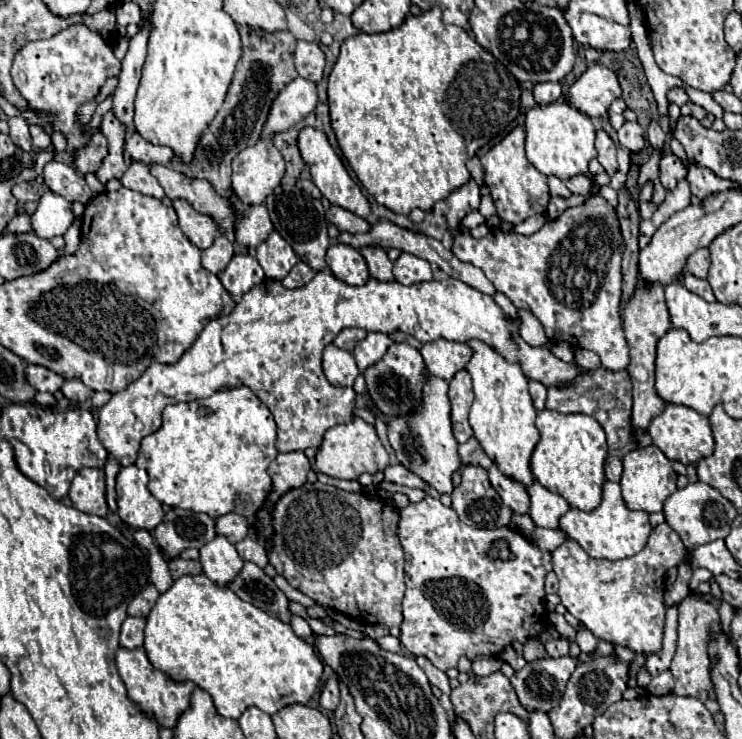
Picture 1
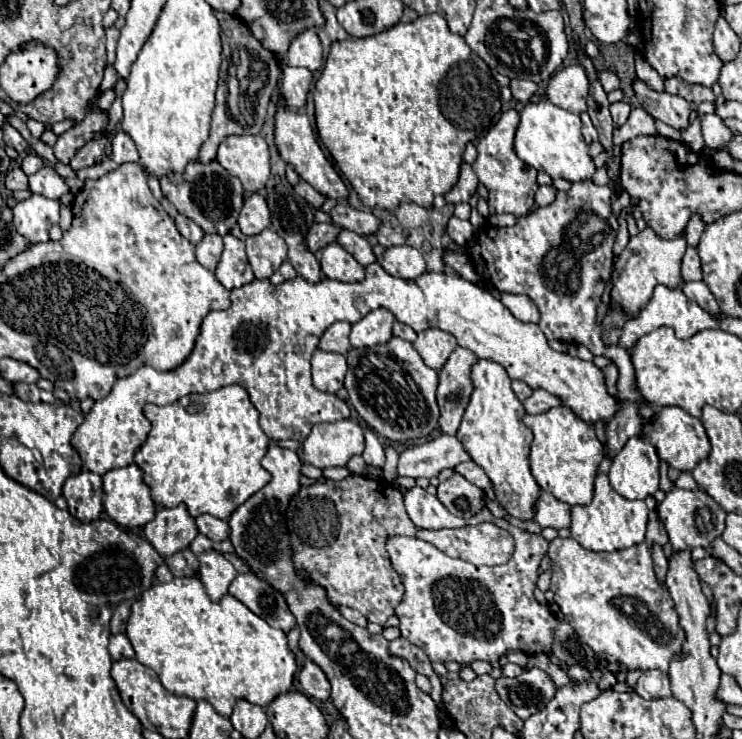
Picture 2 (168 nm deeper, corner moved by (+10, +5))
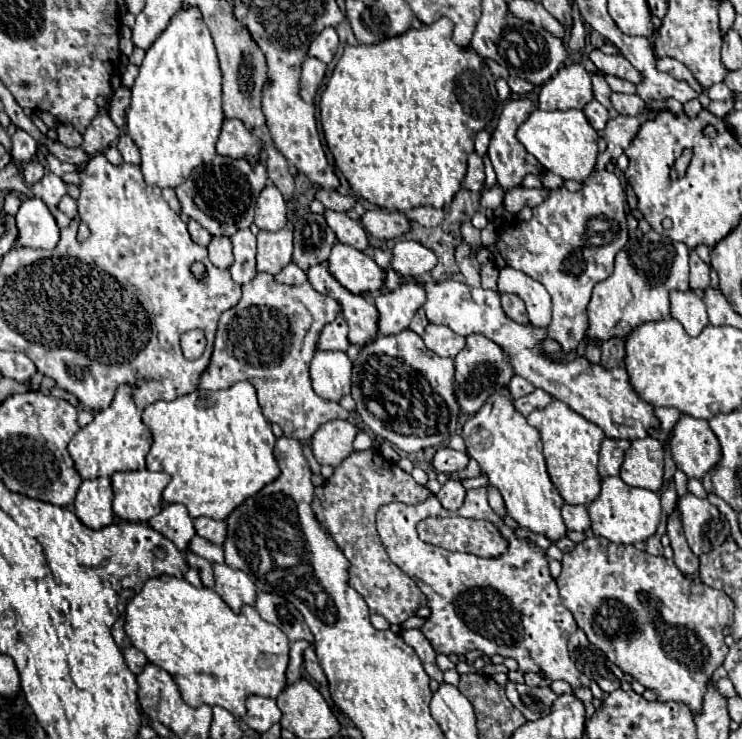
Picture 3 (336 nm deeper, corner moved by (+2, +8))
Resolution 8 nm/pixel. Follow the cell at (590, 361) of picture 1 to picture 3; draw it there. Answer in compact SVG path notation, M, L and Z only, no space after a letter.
M674 290L670 294L670 304L672 304L672 310L670 310L672 318L676 318L690 336L698 336L708 326L706 306L696 292Z

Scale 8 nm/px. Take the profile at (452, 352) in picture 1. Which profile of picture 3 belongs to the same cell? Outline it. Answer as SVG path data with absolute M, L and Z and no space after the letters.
M428 324L422 340L424 340L426 348L436 352L438 356L452 356L452 358L466 344L466 340L462 336L454 334L448 326L438 326L438 324Z

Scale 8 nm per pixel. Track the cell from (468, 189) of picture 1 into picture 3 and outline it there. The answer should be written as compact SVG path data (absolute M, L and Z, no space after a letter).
M472 152L468 156L468 172L466 172L466 178L464 178L464 188L466 190L482 190L484 186L484 164L482 164L482 158Z

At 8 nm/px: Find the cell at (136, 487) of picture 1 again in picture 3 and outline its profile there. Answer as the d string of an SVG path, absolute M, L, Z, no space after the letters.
M116 472L112 476L114 514L130 522L148 522L162 510L162 490L168 482L166 472Z

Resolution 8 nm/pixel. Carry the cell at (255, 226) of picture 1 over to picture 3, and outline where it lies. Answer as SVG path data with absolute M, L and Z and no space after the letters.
M268 184L256 202L256 218L254 224L260 230L268 230L268 232L278 232L286 226L286 202L280 194L280 190L274 184Z

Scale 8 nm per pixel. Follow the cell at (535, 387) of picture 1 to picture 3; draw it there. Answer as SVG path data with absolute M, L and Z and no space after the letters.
M514 376L512 382L510 382L510 394L512 394L512 398L522 398L522 396L530 394L532 390L534 390L534 386L526 378L522 378L522 376Z

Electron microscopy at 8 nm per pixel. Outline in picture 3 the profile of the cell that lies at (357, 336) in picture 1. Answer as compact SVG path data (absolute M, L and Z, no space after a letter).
M336 316L332 322L328 322L316 342L316 350L342 350L346 352L350 348L350 342L346 338L346 322L342 322L342 316Z

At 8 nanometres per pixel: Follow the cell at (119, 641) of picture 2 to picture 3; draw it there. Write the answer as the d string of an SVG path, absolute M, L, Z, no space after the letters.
M134 646L128 648L128 650L124 650L124 658L126 658L128 668L130 668L134 674L140 674L142 668L148 664L148 658L146 658L140 650L136 650Z

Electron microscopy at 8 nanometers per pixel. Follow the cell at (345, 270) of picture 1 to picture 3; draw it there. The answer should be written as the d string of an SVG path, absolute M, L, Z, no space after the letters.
M340 242L332 248L328 270L352 294L376 292L386 280L386 272L368 254Z

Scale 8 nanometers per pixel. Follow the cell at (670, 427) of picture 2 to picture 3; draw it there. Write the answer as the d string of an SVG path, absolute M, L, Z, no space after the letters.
M682 414L674 426L672 458L688 478L700 480L722 458L716 434L706 420Z

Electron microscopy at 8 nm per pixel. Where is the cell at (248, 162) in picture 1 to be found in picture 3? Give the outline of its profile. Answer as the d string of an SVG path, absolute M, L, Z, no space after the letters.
M224 120L220 138L216 142L216 150L220 156L230 156L230 158L248 158L252 162L260 160L264 156L262 152L262 142L260 138L250 132L240 120Z

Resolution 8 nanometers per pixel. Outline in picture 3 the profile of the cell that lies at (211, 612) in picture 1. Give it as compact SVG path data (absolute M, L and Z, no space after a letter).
M170 574L150 578L128 602L124 630L134 648L144 652L154 666L166 670L174 678L184 702L192 708L202 704L222 706L236 718L242 718L248 696L256 694L276 698L286 688L286 666L290 650L286 634L274 624L262 620L252 606L244 606L240 614L234 614L214 590L194 588L184 578Z

